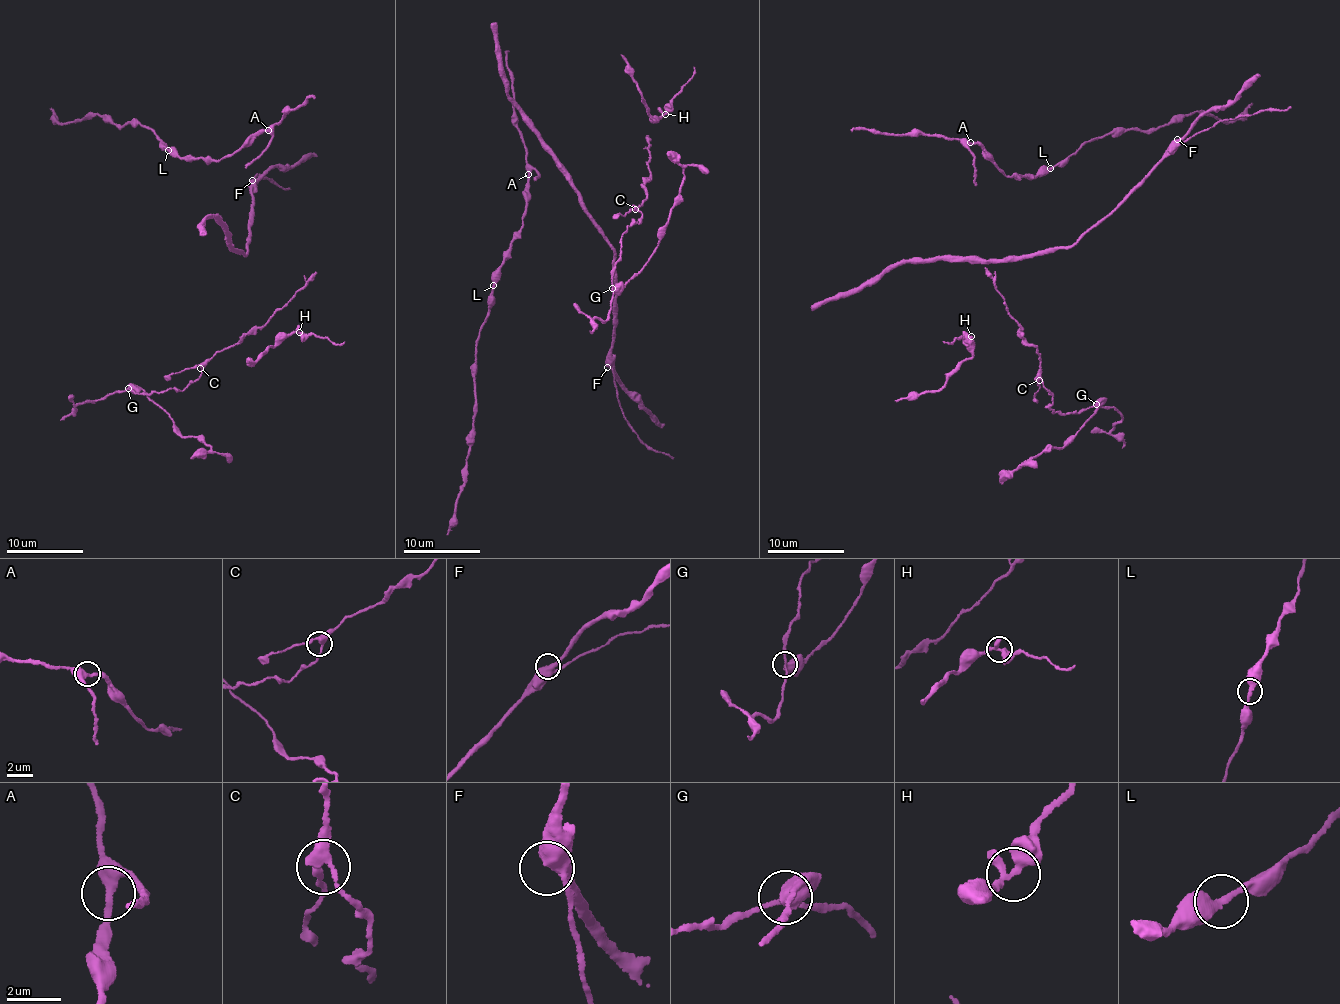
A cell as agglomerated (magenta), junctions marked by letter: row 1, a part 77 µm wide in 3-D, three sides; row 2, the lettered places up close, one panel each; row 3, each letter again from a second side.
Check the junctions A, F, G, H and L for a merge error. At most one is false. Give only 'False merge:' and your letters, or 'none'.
False merge: G

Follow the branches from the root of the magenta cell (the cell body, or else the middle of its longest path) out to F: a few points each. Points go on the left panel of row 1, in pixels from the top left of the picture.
F: (231, 233), (227, 240), (229, 244), (244, 255), (254, 205), (252, 180)

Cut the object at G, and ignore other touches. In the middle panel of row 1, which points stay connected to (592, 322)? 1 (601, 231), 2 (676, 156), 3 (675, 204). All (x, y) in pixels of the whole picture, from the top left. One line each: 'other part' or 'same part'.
1: other part
2: other part
3: other part

